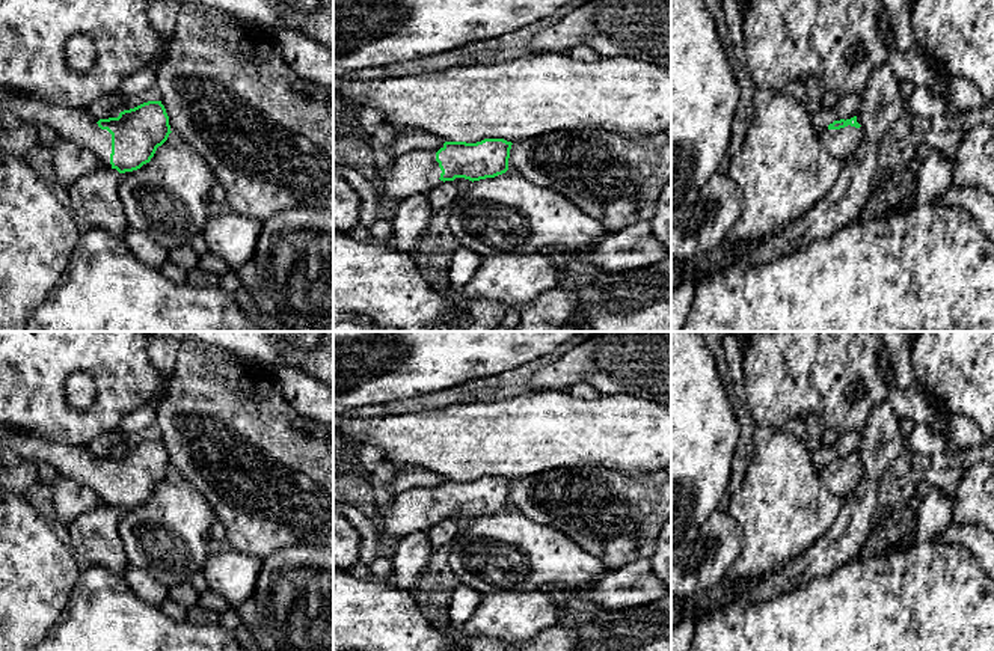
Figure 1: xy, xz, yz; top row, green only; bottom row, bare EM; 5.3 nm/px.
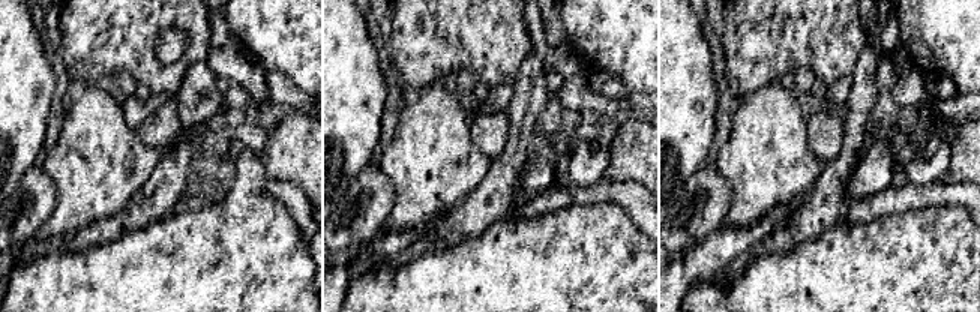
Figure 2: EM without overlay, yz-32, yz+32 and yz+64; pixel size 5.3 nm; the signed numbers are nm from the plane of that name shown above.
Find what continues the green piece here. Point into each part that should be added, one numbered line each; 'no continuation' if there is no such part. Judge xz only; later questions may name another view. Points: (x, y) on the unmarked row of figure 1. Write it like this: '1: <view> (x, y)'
1: xz (417, 510)

